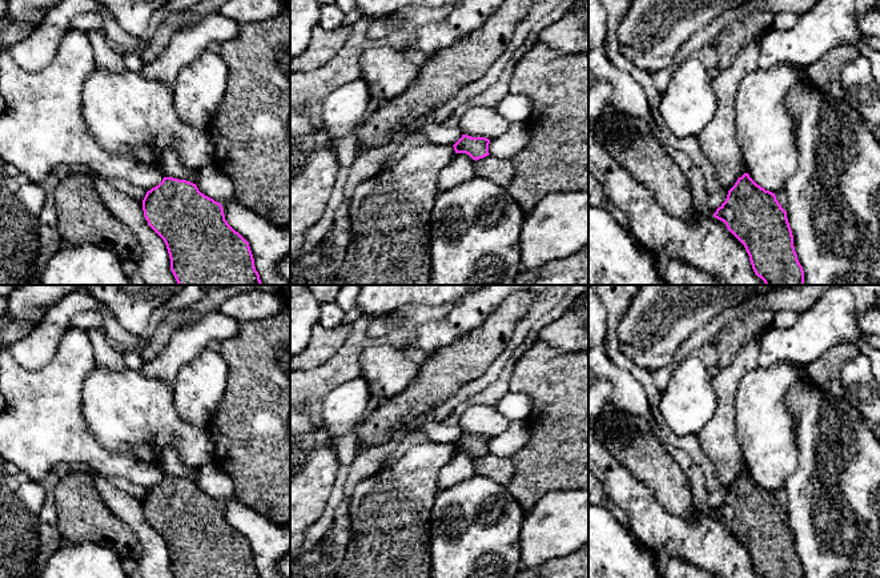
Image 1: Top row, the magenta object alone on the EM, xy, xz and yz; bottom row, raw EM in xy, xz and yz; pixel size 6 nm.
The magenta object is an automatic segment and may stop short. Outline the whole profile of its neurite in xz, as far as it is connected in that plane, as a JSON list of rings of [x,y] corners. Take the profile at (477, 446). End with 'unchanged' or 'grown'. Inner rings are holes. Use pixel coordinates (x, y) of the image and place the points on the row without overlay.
[[[462,433],[462,435],[453,445],[455,451],[466,451],[477,459],[490,453],[489,442],[490,438],[486,435]]]; unchanged

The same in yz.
[[[748,471],[738,477],[714,515],[723,519],[727,527],[744,543],[758,575],[762,578],[804,578],[787,510],[776,498],[775,491],[758,483]]]; unchanged

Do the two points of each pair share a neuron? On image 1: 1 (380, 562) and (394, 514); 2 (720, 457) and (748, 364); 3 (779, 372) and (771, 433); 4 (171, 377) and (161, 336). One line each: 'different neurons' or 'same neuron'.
1: same neuron
2: same neuron
3: same neuron
4: different neurons

